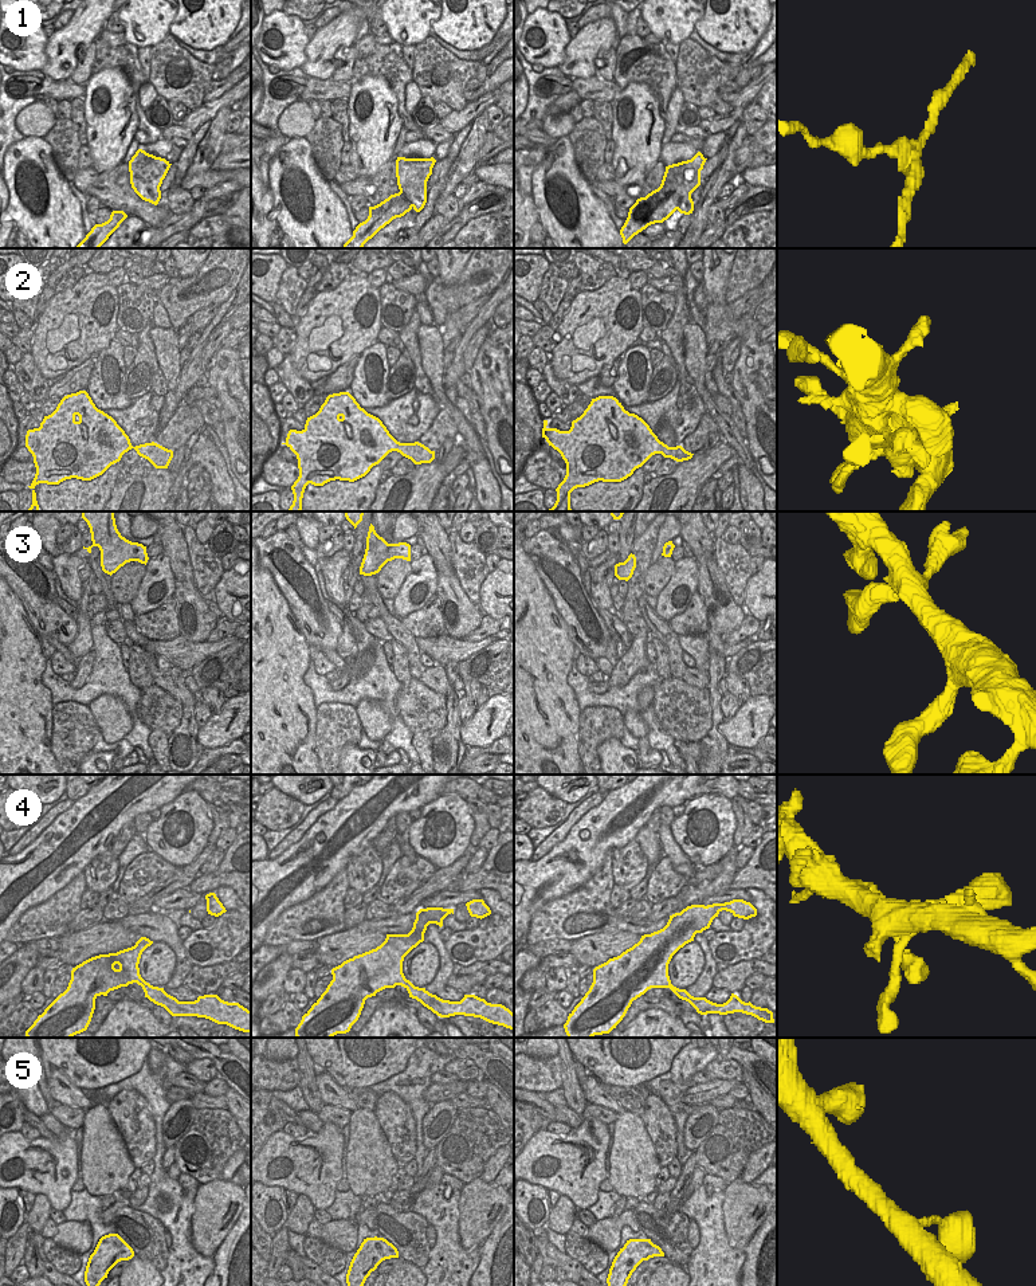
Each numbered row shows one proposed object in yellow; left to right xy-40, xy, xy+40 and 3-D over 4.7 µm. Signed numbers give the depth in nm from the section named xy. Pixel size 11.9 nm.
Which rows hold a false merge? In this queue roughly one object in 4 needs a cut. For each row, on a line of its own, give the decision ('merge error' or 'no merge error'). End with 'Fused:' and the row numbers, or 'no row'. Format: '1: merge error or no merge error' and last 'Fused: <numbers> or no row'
1: merge error
2: no merge error
3: no merge error
4: no merge error
5: no merge error
Fused: 1

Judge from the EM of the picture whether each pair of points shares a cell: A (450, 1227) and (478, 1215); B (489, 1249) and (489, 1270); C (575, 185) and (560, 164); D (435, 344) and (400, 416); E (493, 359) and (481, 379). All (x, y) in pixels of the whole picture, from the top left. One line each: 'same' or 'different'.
A: different
B: same
C: same
D: different
E: same

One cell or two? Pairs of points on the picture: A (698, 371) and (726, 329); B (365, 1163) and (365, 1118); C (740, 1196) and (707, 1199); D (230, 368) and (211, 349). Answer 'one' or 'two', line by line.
A: two
B: one
C: two
D: two

